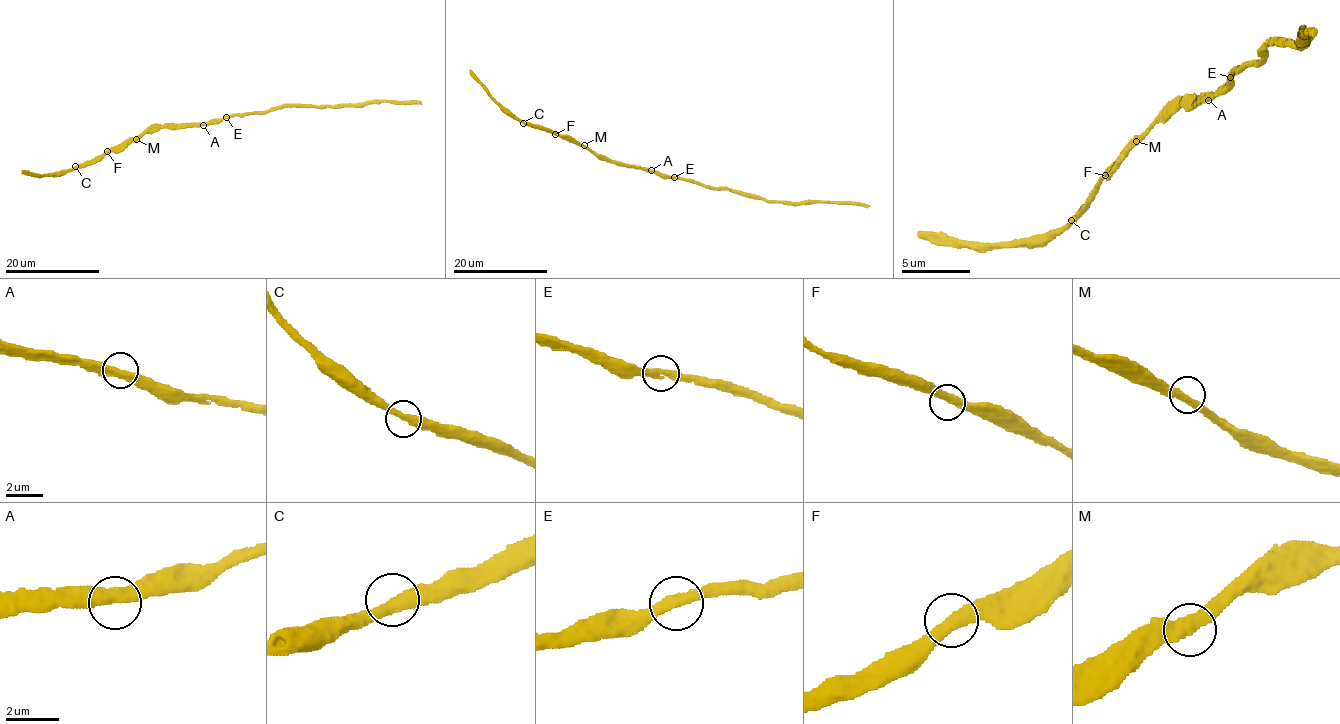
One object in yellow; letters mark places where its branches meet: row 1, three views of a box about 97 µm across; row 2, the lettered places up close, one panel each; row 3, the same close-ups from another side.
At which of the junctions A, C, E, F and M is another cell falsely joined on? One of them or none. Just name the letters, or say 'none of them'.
none of them

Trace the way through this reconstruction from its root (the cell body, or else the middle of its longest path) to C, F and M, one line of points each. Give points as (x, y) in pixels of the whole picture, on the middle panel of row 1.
C: (650, 171), (599, 159), (576, 143), (523, 123)
F: (650, 171), (599, 159), (583, 146), (555, 134)
M: (650, 171), (599, 159), (584, 145)

